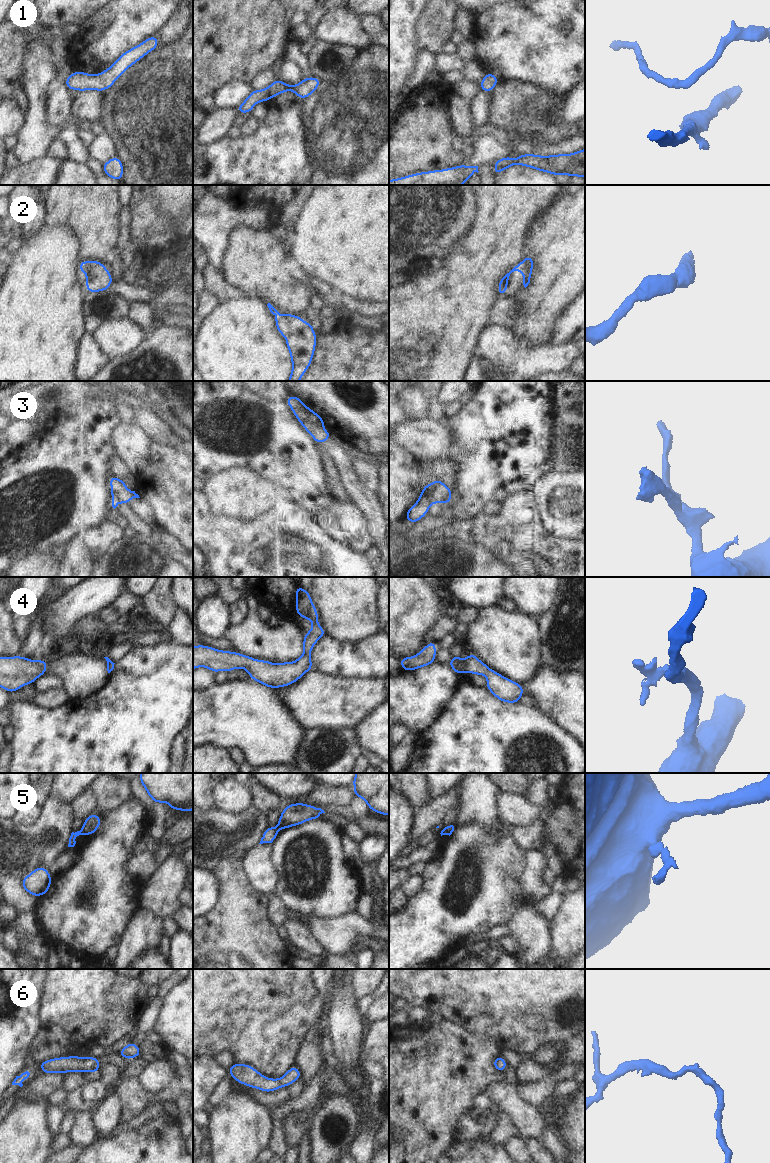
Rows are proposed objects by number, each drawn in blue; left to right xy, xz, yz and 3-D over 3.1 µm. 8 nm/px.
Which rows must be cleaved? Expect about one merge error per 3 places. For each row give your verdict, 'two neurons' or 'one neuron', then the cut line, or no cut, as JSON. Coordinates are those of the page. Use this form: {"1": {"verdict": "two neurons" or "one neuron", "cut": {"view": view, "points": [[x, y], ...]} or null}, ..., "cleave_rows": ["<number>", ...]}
{"1": {"verdict": "one neuron", "cut": null}, "2": {"verdict": "one neuron", "cut": null}, "3": {"verdict": "one neuron", "cut": null}, "4": {"verdict": "one neuron", "cut": null}, "5": {"verdict": "two neurons", "cut": {"view": "xy", "points": [[80, 831], [82, 834]]}}, "6": {"verdict": "one neuron", "cut": null}, "cleave_rows": ["5"]}

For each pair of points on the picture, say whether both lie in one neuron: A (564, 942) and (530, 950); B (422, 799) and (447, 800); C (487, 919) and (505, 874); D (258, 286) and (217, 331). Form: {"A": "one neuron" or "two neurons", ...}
{"A": "two neurons", "B": "two neurons", "C": "one neuron", "D": "two neurons"}

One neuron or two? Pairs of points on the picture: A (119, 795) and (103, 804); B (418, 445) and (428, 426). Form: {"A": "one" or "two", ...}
{"A": "one", "B": "one"}

